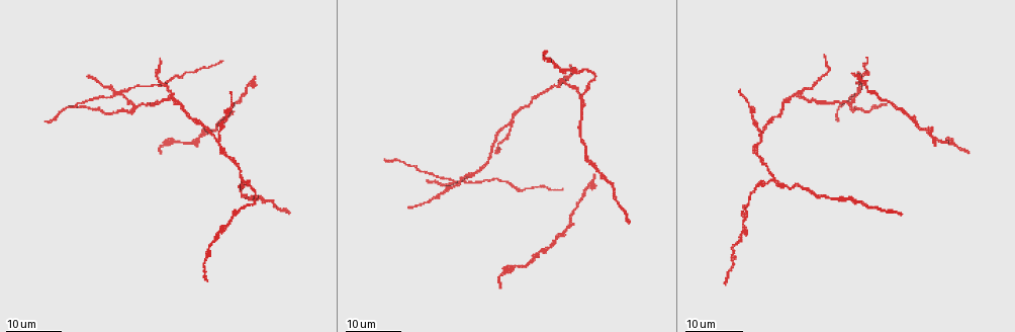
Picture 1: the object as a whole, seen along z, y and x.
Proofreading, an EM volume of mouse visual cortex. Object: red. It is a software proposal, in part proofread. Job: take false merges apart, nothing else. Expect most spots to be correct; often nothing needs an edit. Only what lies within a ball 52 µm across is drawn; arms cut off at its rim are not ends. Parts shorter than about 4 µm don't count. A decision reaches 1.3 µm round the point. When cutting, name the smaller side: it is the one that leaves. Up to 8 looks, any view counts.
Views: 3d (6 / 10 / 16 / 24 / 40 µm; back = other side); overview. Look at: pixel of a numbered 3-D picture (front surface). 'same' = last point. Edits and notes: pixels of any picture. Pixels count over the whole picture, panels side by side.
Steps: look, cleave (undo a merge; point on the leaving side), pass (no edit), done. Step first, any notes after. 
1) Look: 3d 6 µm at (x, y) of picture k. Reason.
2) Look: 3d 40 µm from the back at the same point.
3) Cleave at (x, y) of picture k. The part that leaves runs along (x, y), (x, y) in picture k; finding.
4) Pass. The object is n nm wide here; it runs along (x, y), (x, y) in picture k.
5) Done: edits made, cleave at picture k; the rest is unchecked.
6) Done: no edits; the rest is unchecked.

Look: 3d 24 µm at (140, 105) of picture 1.

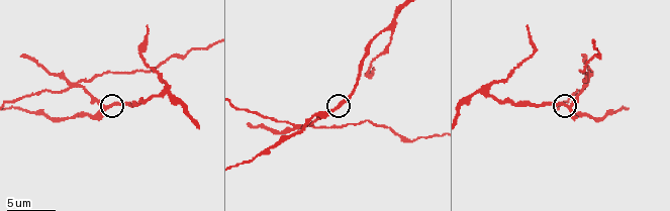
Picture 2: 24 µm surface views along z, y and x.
Look: 3d 10 µm at (110, 106) of picture 2.

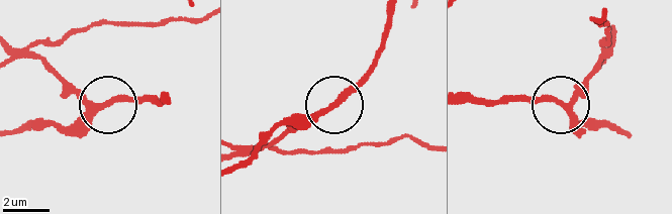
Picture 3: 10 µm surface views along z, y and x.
Pass. It runs along (331, 102), (278, 140) in picture 3; one cell here.

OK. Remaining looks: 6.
Look: 3d 24 µm at (243, 179) of picture 1. Arms part here.

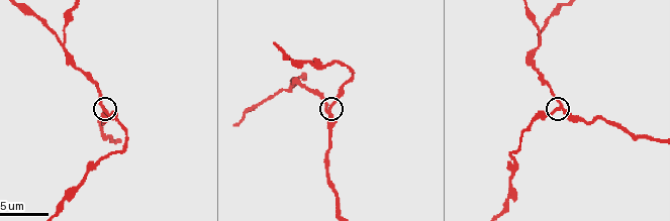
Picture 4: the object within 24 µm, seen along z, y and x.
Look: 3d 6 µm at (331, 111) of picture 4.

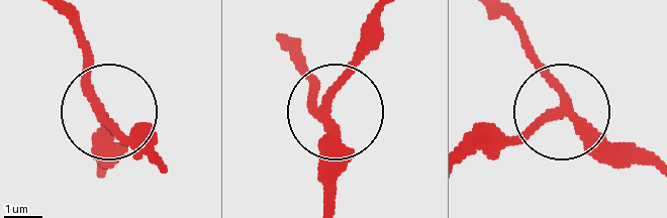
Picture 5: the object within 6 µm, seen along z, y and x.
Pass. The side arm is 28 µm long; it runs along (67, 15), (86, 44), (89, 92), (150, 156) in picture 5; all the same cell.

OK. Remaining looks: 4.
Look: 3d 10 µm at (63, 42) of picture 4. Three-way junction.

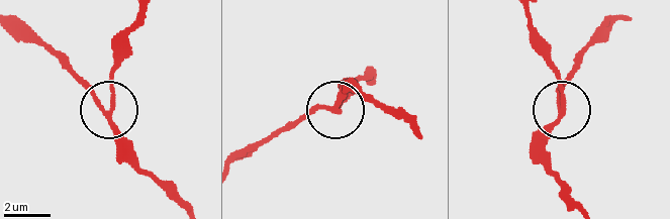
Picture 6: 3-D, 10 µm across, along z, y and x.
Look: 3d 10 µm from the back at (336, 110) of picture 6.

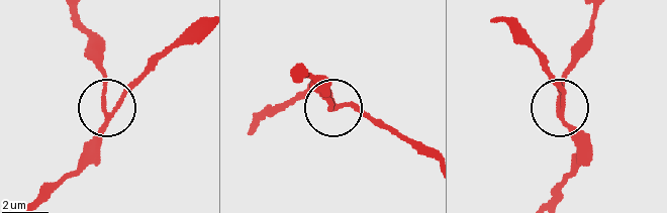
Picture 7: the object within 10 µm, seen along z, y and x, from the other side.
Pass. It runs along (509, 25), (537, 54), (561, 104), (561, 77), (573, 44) in picture 7; continuous, no second cell.

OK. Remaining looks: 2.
Look: 3d 10 µm at (165, 85) of picture 2.

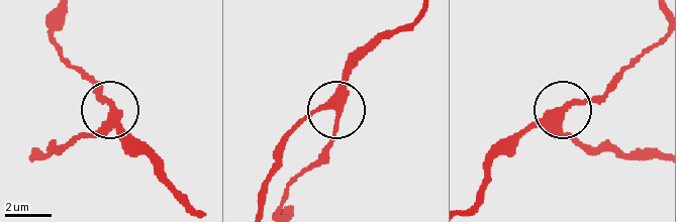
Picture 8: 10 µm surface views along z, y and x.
Look: 3d 6 µm at (338, 105) of picture 8.

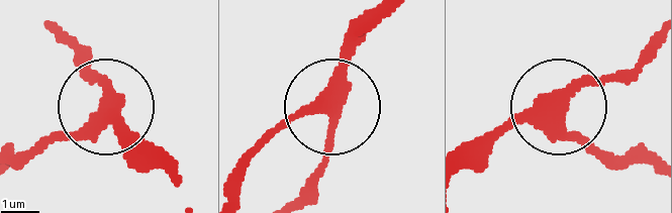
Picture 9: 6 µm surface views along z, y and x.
Pass. The side arm is 10 µm long; it runs along (236, 177), (285, 128), (323, 109), (332, 119), (316, 183) in picture 9; one cell here.

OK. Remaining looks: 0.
Done: no edits; the rest is unchecked.

